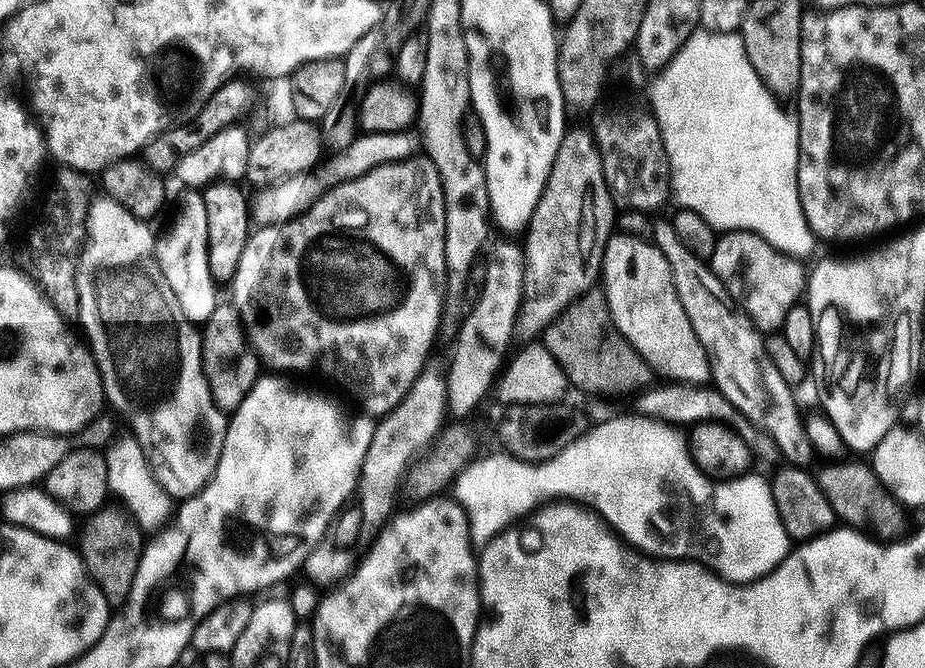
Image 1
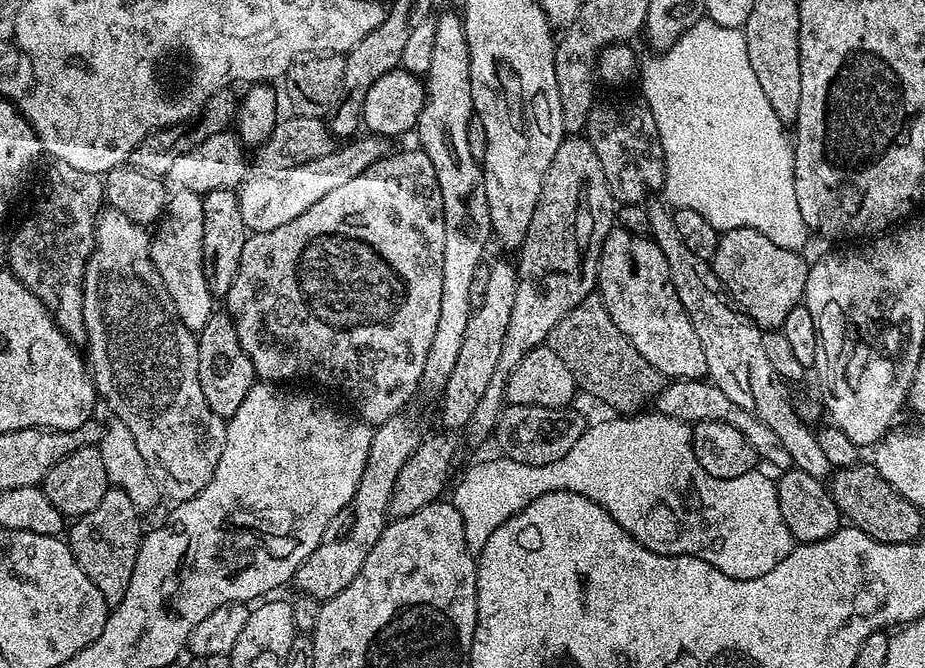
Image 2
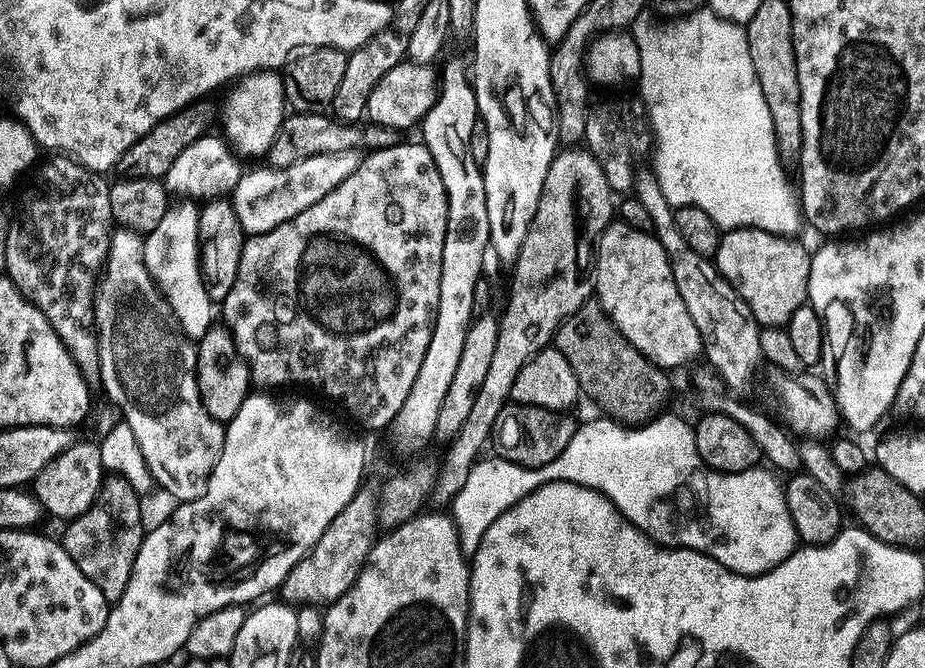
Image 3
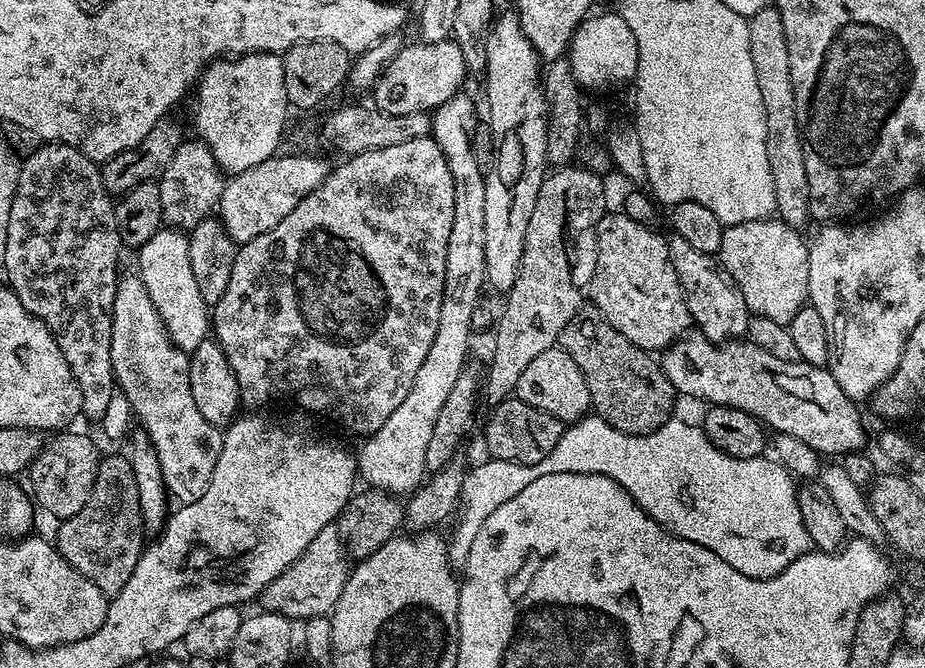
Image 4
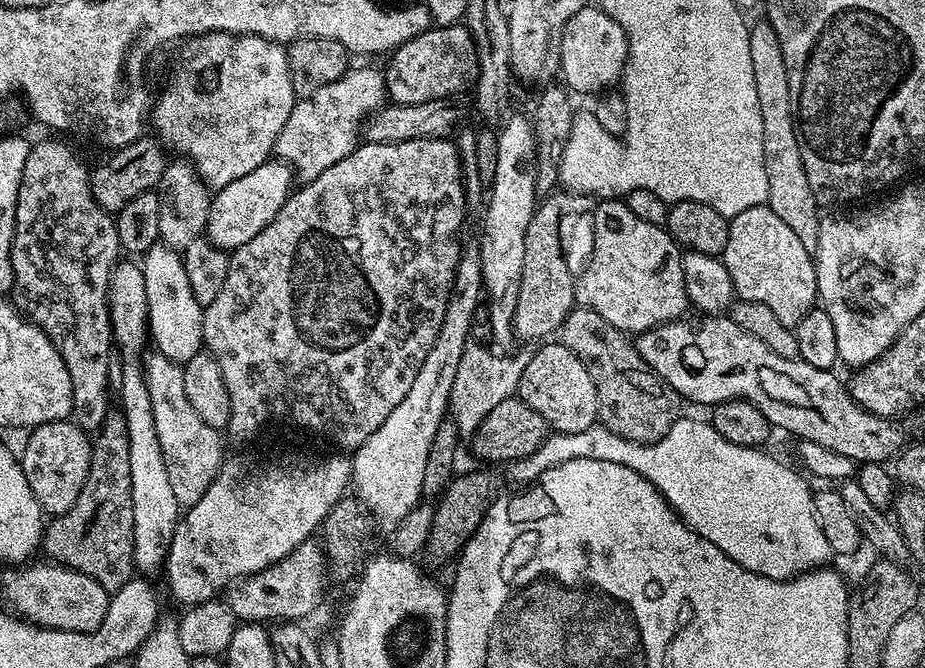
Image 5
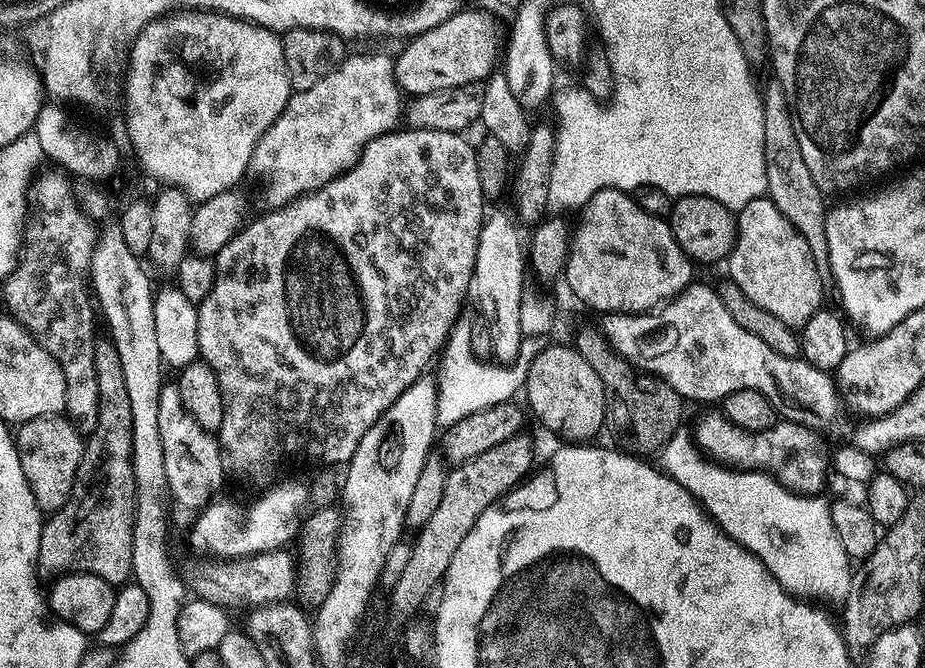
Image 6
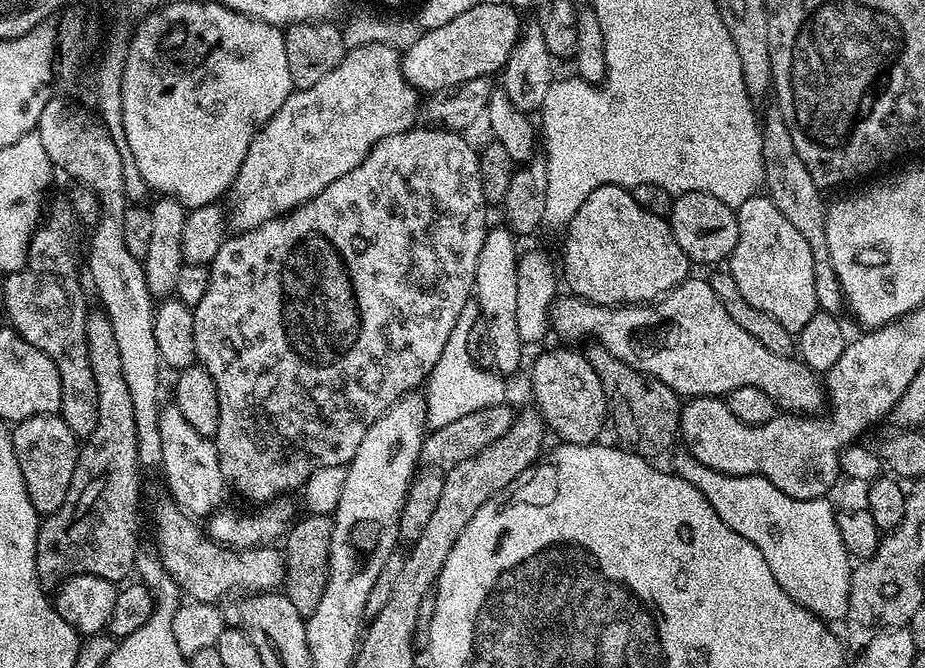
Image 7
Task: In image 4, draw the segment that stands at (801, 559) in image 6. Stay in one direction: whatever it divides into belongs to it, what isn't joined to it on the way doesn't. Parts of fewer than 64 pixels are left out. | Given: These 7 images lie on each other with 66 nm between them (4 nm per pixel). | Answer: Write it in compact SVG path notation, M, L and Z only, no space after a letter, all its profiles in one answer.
M589 414L582 420L569 423L565 427L562 438L558 442L558 446L554 446L554 450L550 450L550 454L546 458L542 458L542 462L537 464L517 464L515 460L497 460L495 458L485 459L485 464L477 466L473 472L469 471L464 478L464 489L460 495L460 503L458 505L458 517L460 521L456 524L456 529L453 530L452 536L448 540L448 561L452 563L453 569L463 569L466 558L470 558L470 546L474 546L474 538L478 538L478 530L486 522L486 518L490 518L490 514L494 514L494 510L498 510L498 506L502 506L502 502L510 502L510 498L514 498L514 494L518 494L526 486L530 486L530 482L534 482L538 478L542 478L546 474L562 474L563 472L581 472L582 474L602 474L614 478L614 482L618 482L624 489L632 495L632 499L650 518L654 518L664 528L664 531L694 542L698 546L706 546L706 550L714 550L714 554L718 554L718 558L722 558L722 562L730 562L730 566L734 566L734 570L738 570L738 574L746 574L755 580L765 580L771 576L777 576L782 570L786 570L786 566L790 566L790 562L794 562L805 552L809 551L810 541L806 532L806 526L802 522L802 510L798 510L798 502L796 501L797 481L794 479L783 464L775 459L768 460L764 456L755 456L754 458L734 458L730 454L726 454L722 450L718 450L718 446L714 446L714 442L710 442L710 438L704 433L703 427L692 424L687 424L684 420L673 418L658 429L657 432L651 432L645 436L631 436L622 430L618 430L614 426L610 426L606 421L595 414Z

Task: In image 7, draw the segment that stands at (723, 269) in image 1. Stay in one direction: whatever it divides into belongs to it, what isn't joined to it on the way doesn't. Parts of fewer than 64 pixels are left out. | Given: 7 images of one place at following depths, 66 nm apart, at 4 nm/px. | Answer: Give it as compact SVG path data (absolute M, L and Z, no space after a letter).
M757 194L746 198L736 209L738 218L738 242L734 246L730 257L730 271L734 282L738 282L738 290L742 290L742 298L754 306L754 310L762 310L770 314L770 318L793 334L798 334L810 318L816 313L816 295L814 294L814 254L810 254L810 246L794 225L786 219L786 214L774 206L774 202L767 194Z

